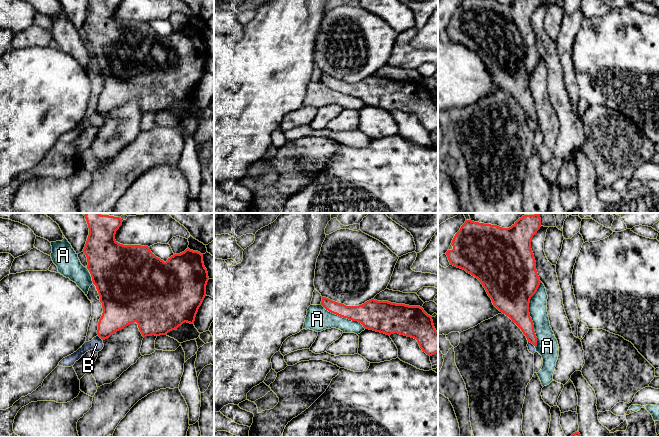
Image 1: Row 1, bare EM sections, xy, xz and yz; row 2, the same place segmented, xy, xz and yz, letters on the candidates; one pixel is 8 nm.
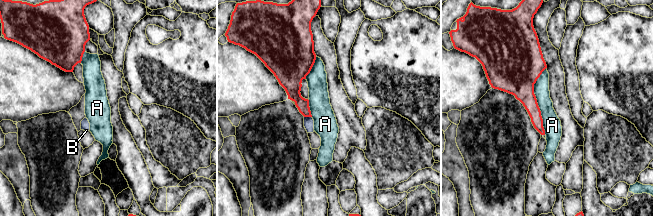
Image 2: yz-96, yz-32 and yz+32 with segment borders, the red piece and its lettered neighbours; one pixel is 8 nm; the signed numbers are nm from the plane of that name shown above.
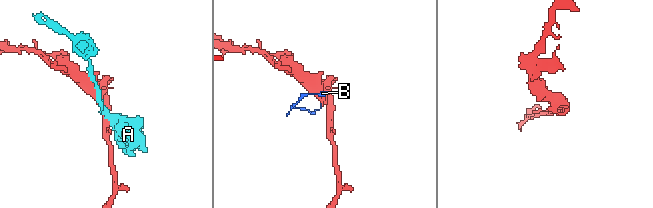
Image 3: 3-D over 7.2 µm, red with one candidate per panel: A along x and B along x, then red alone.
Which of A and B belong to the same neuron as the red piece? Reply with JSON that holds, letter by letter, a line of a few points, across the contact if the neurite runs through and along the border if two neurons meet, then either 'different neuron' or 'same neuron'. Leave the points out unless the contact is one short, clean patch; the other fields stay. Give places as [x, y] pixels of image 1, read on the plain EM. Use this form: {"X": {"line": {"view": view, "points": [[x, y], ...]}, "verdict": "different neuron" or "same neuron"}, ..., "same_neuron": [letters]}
{"A": {"verdict": "different neuron"}, "B": {"verdict": "different neuron"}, "same_neuron": []}

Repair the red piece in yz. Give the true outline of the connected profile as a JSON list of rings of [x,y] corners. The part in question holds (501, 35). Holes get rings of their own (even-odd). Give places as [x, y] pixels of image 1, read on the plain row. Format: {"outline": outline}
{"outline": [[[463,0],[452,16],[453,25],[446,28],[451,41],[465,46],[481,58],[493,81],[521,105],[535,124],[537,113],[529,79],[541,57],[531,16],[540,3],[541,0],[514,0],[509,4],[491,0]]]}

